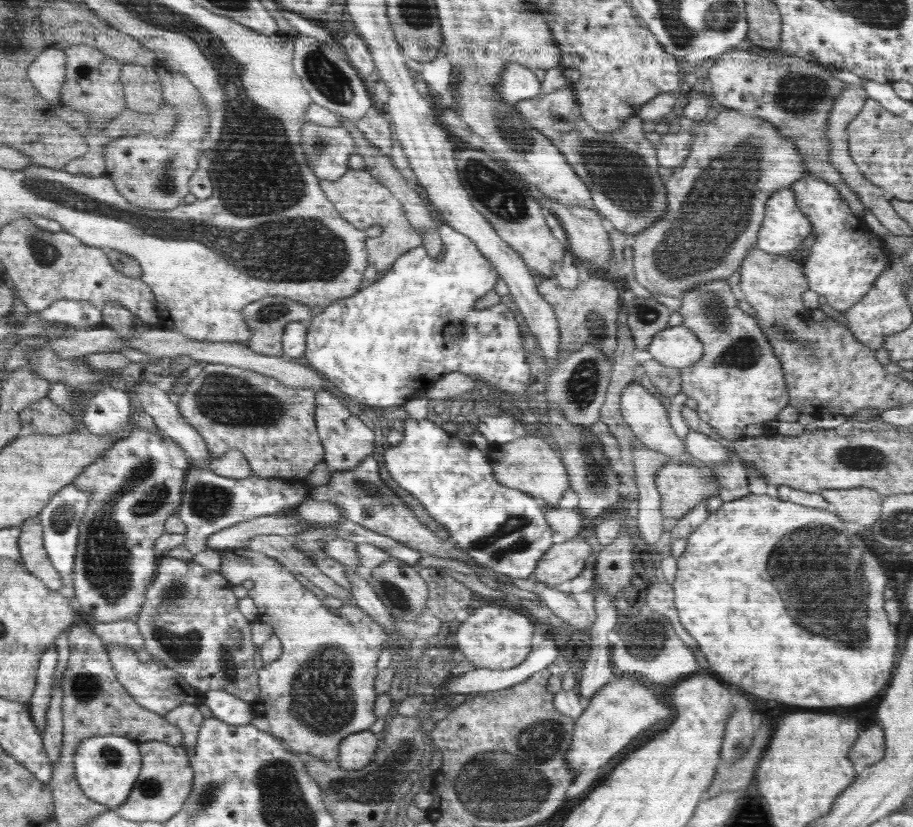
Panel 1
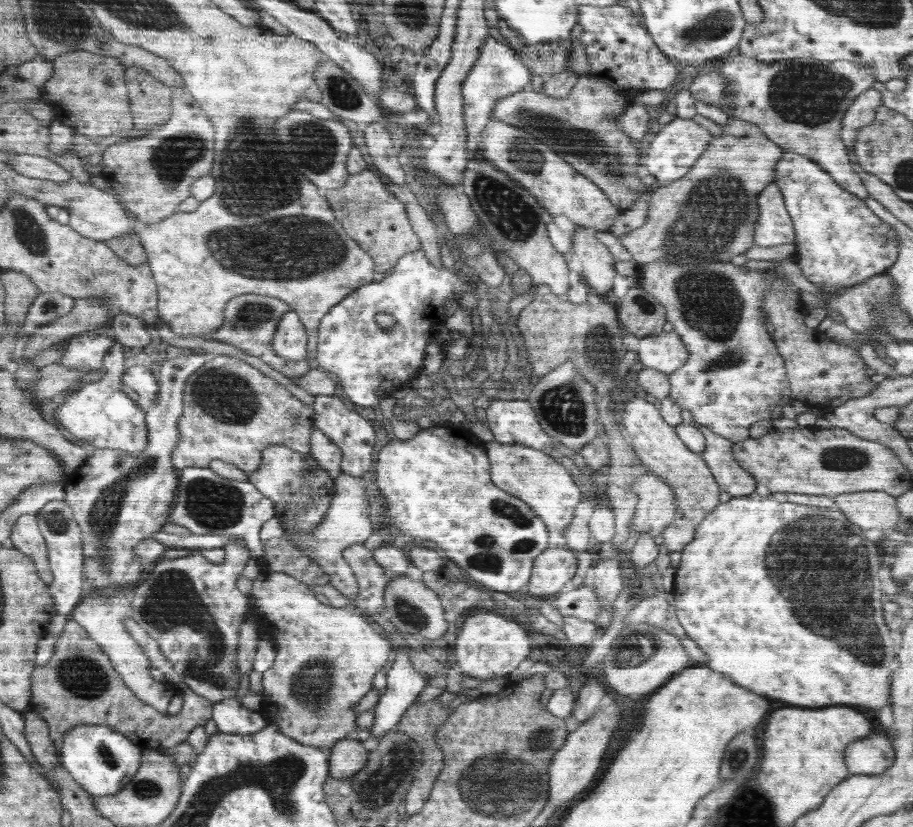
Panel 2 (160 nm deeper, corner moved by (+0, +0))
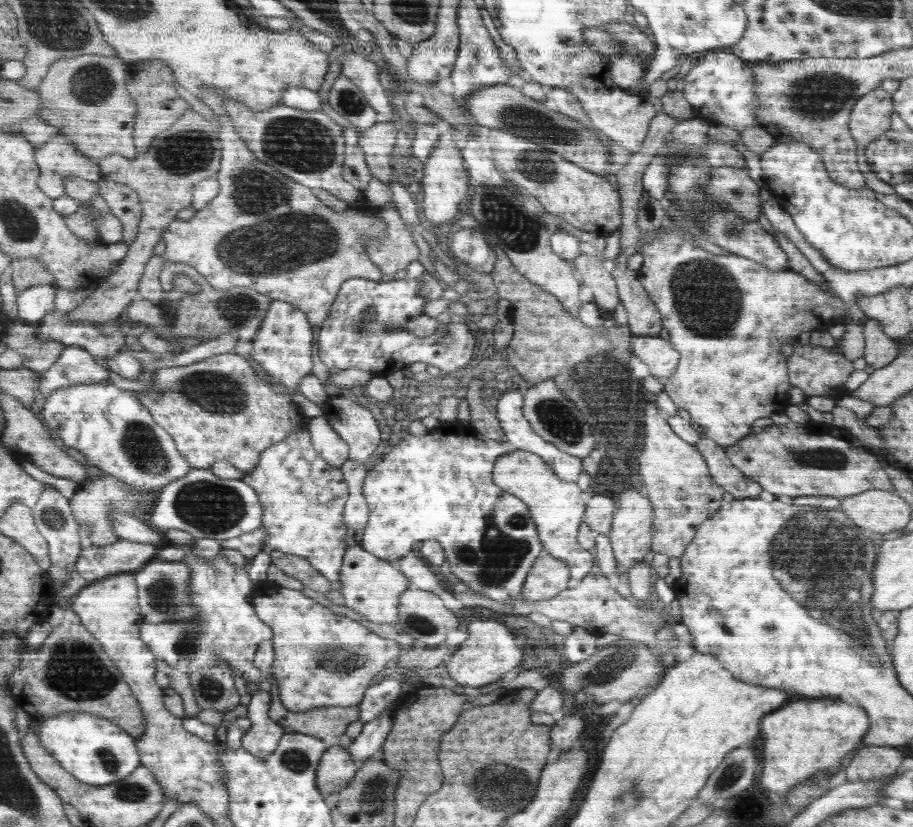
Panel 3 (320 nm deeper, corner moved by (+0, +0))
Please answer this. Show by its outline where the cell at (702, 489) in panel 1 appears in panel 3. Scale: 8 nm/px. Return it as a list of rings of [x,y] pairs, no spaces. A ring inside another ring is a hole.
[[[641,486],[635,489],[625,490],[616,498],[618,505],[617,514],[613,516],[613,524],[610,533],[611,547],[613,548],[614,558],[616,559],[616,576],[620,572],[627,572],[635,562],[641,562],[644,556],[648,554],[650,546],[652,546],[652,532],[654,532],[653,518],[654,509],[648,501],[648,496]]]

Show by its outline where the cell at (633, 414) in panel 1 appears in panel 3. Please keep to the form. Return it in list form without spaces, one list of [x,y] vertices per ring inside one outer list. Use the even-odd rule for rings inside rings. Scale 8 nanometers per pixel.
[[[650,401],[644,405],[643,414],[643,447],[637,456],[636,474],[654,509],[654,532],[649,550],[669,558],[680,558],[694,539],[698,526],[721,508],[725,491],[714,483],[705,458],[696,447],[670,430],[667,412],[658,410],[656,403]]]

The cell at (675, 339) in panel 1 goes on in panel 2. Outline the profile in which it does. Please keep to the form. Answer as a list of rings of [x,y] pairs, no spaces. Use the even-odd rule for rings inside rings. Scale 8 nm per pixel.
[[[676,331],[640,338],[636,350],[640,367],[654,368],[664,374],[677,371],[688,360],[688,349]]]

